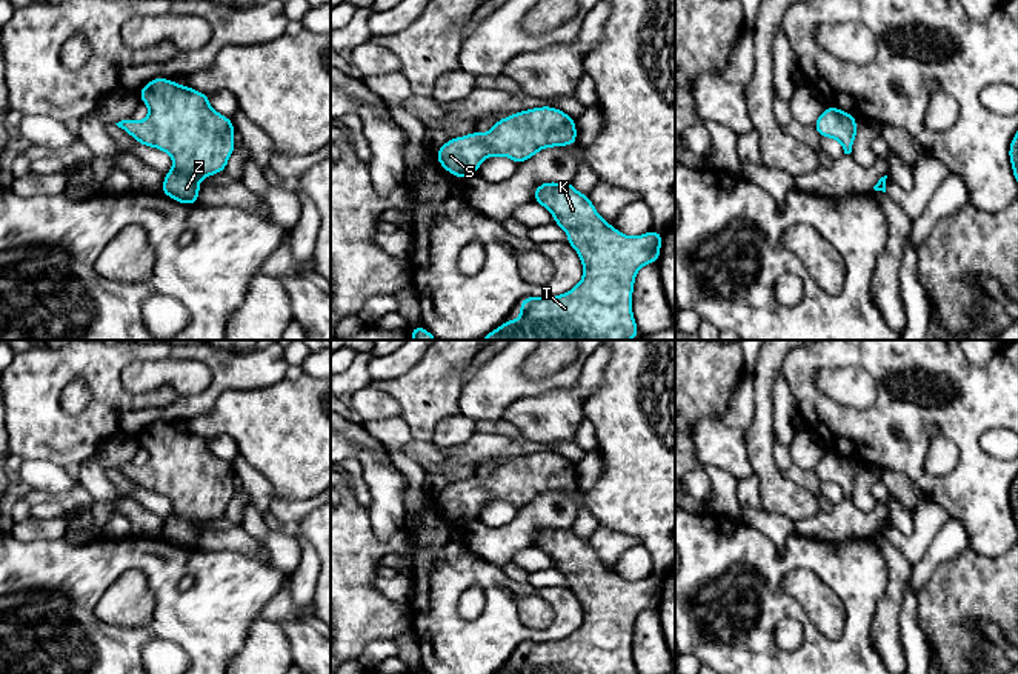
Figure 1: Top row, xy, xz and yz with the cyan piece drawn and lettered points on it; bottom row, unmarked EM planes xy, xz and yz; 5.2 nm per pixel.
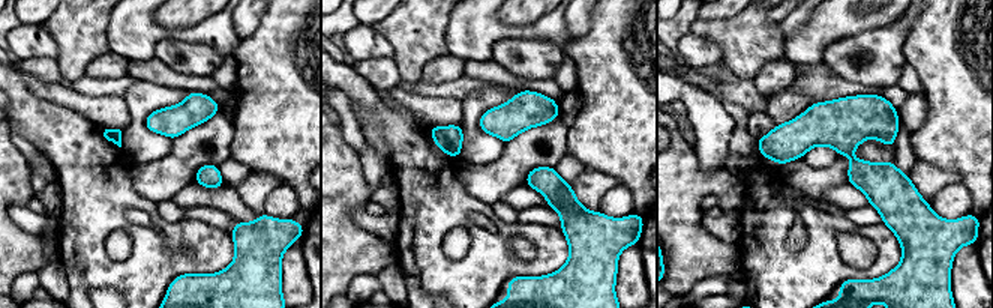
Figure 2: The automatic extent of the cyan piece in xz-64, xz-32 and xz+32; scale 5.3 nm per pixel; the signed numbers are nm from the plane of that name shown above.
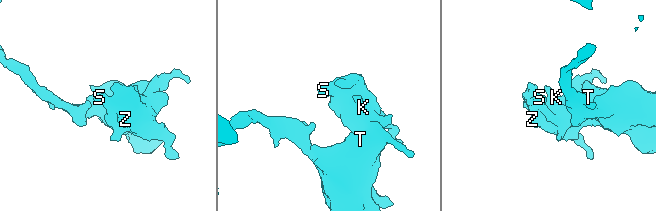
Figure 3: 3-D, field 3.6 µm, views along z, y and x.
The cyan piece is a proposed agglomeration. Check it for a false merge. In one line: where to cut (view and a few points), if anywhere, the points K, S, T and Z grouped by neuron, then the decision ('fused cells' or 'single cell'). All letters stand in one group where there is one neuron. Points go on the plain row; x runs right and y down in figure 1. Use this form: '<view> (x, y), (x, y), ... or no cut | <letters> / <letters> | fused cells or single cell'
no cut | K S T Z | single cell

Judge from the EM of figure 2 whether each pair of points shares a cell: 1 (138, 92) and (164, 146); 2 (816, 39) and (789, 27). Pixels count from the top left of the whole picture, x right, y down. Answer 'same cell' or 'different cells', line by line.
1: same cell
2: different cells

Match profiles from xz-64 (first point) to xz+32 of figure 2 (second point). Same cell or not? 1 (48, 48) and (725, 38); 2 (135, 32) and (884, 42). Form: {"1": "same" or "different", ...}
{"1": "different", "2": "different"}

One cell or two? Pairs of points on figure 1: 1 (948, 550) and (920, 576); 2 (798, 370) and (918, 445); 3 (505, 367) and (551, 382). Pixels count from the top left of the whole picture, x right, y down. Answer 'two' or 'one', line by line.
1: one
2: one
3: one

